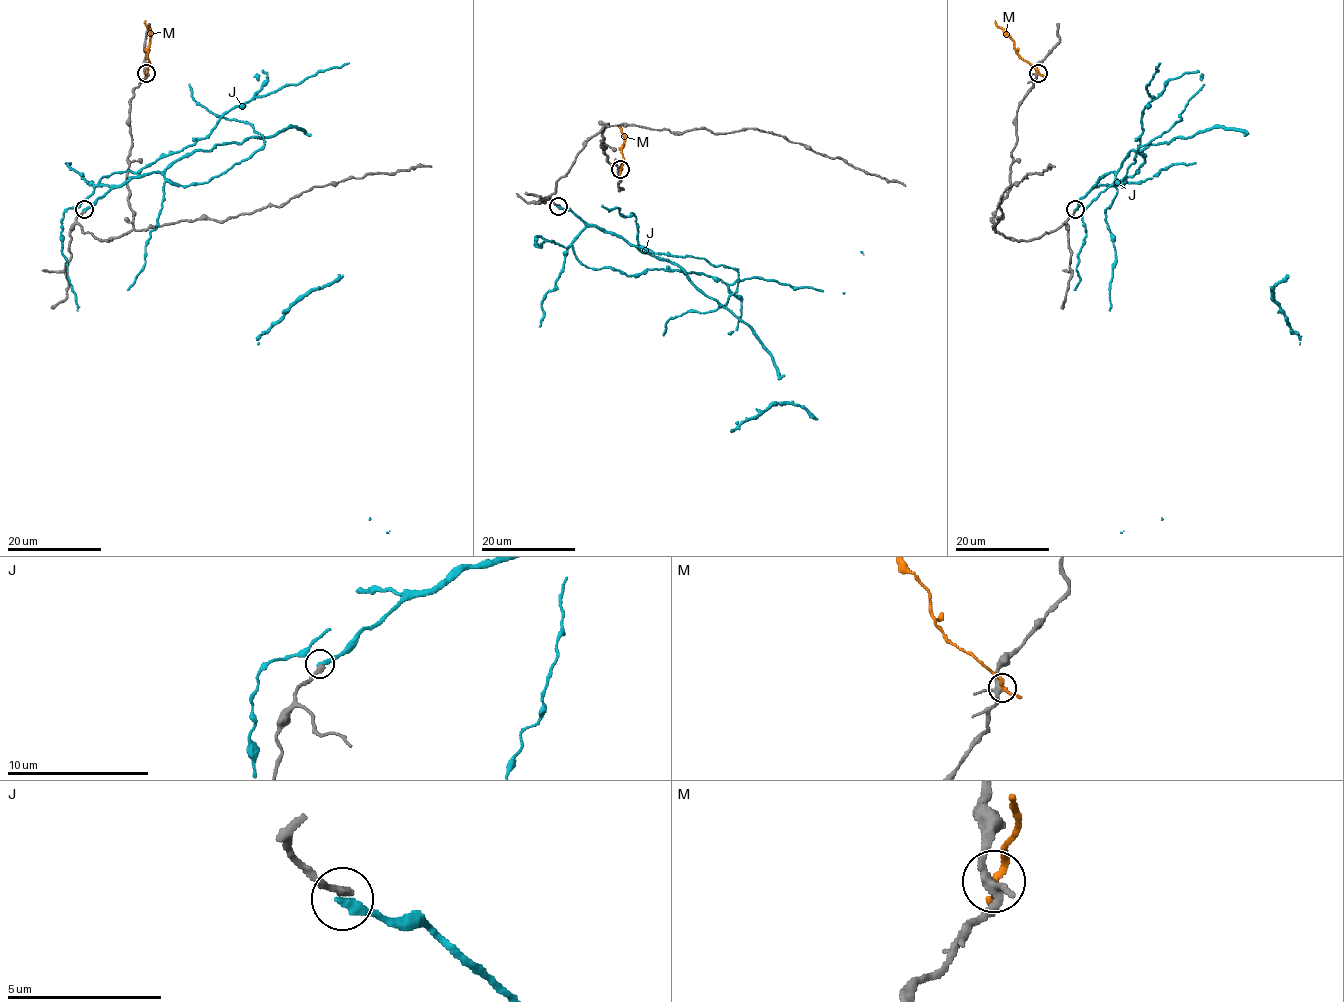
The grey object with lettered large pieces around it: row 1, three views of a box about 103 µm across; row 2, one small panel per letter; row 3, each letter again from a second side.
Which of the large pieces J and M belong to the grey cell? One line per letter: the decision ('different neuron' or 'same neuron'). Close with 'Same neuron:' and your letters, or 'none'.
J: same neuron
M: different neuron
Same neuron: J

